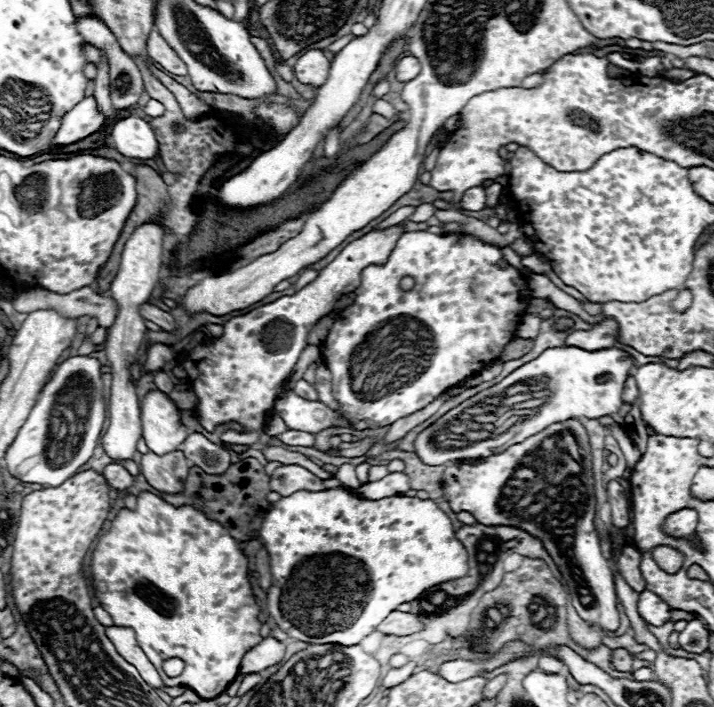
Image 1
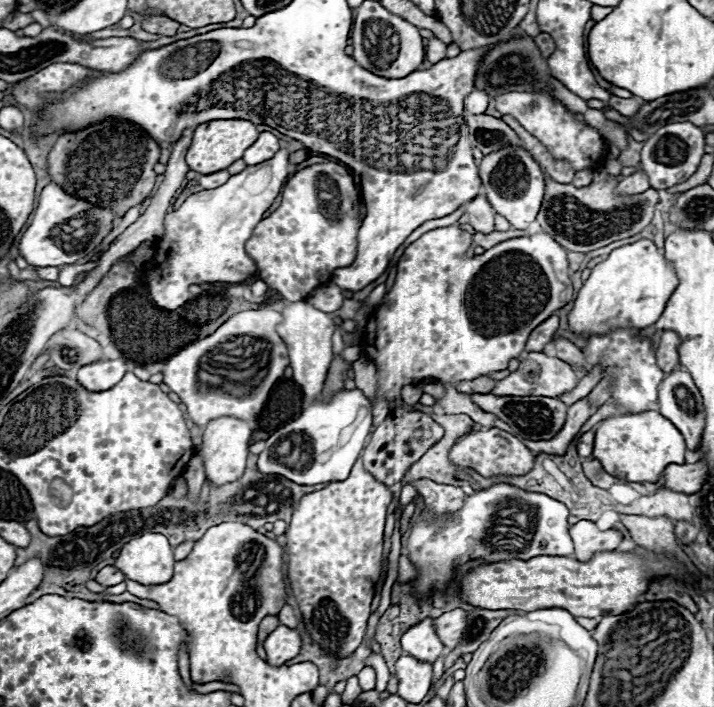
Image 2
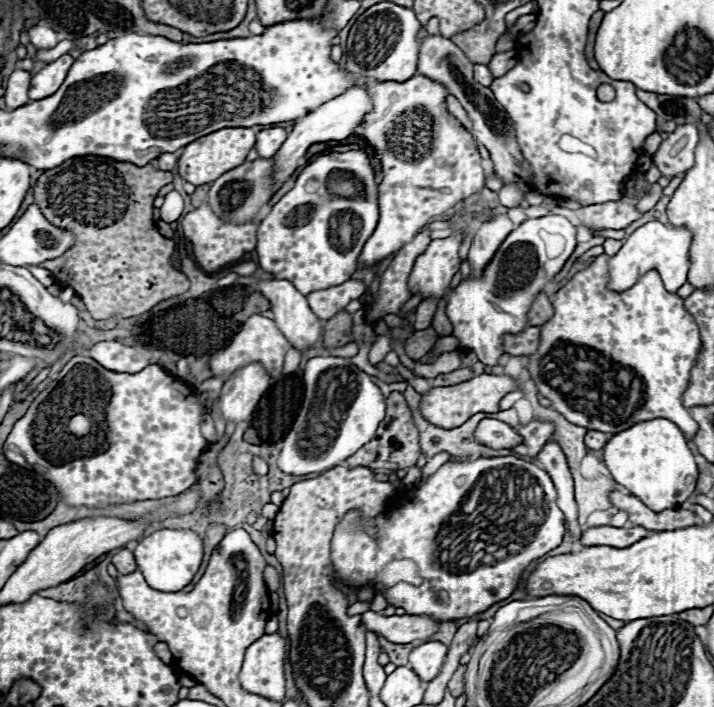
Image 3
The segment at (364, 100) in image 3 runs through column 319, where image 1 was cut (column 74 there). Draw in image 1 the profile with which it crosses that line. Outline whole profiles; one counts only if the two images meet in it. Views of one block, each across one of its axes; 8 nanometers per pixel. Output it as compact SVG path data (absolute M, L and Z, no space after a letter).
M88 96L62 118L62 126L54 136L54 146L68 146L80 142L90 134L98 132L102 124L104 124L104 116L98 114L94 98Z

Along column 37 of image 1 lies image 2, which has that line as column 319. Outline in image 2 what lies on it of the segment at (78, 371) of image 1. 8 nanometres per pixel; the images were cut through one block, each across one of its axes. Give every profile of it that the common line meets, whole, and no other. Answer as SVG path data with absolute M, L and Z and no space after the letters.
M342 390L330 402L318 400L306 408L294 422L278 428L258 456L258 470L266 474L282 474L296 484L314 486L324 482L340 482L350 474L364 442L372 430L372 406L360 390Z

